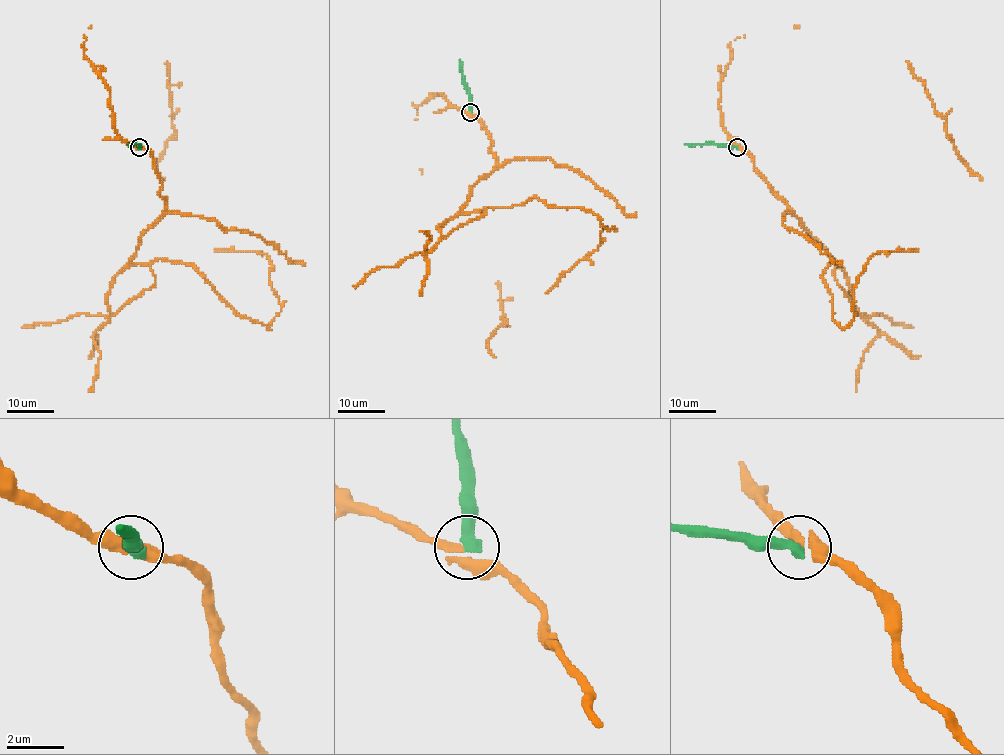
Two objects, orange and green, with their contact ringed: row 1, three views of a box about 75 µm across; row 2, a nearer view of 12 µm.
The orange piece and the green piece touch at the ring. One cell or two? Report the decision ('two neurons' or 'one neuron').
two neurons

